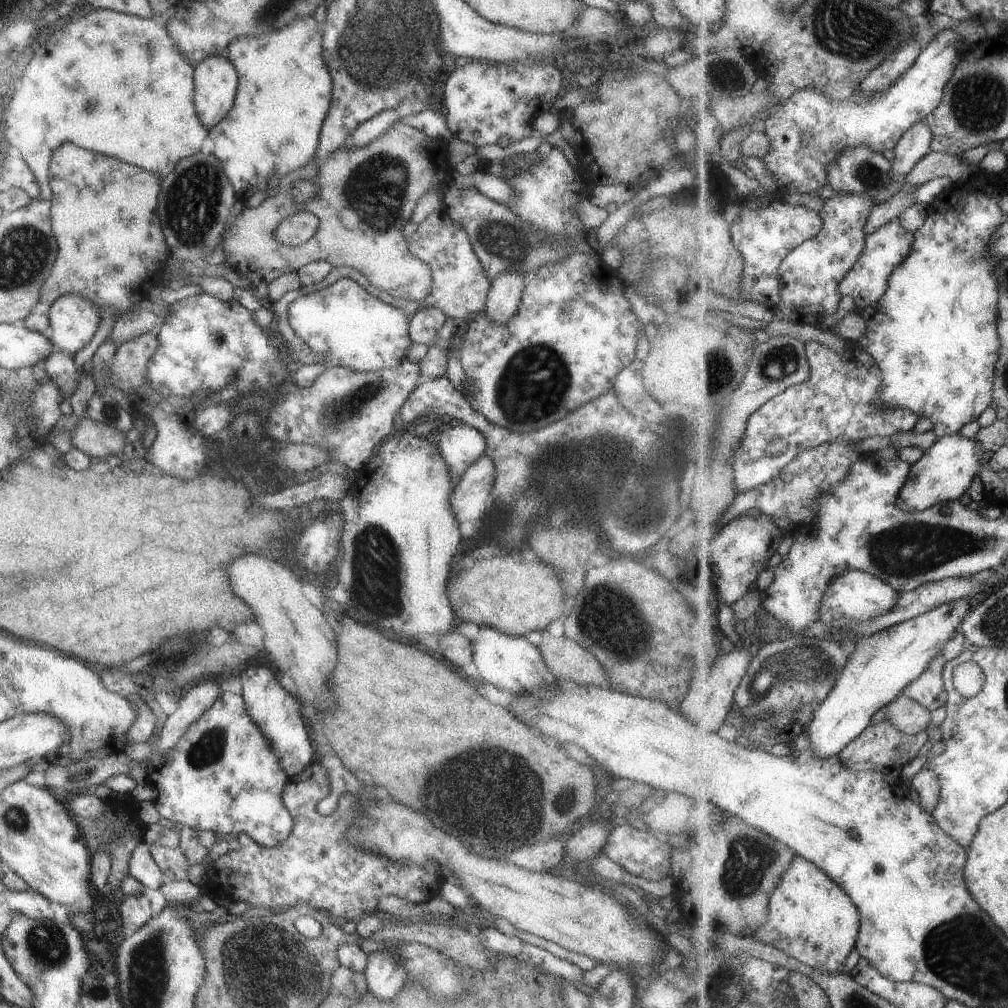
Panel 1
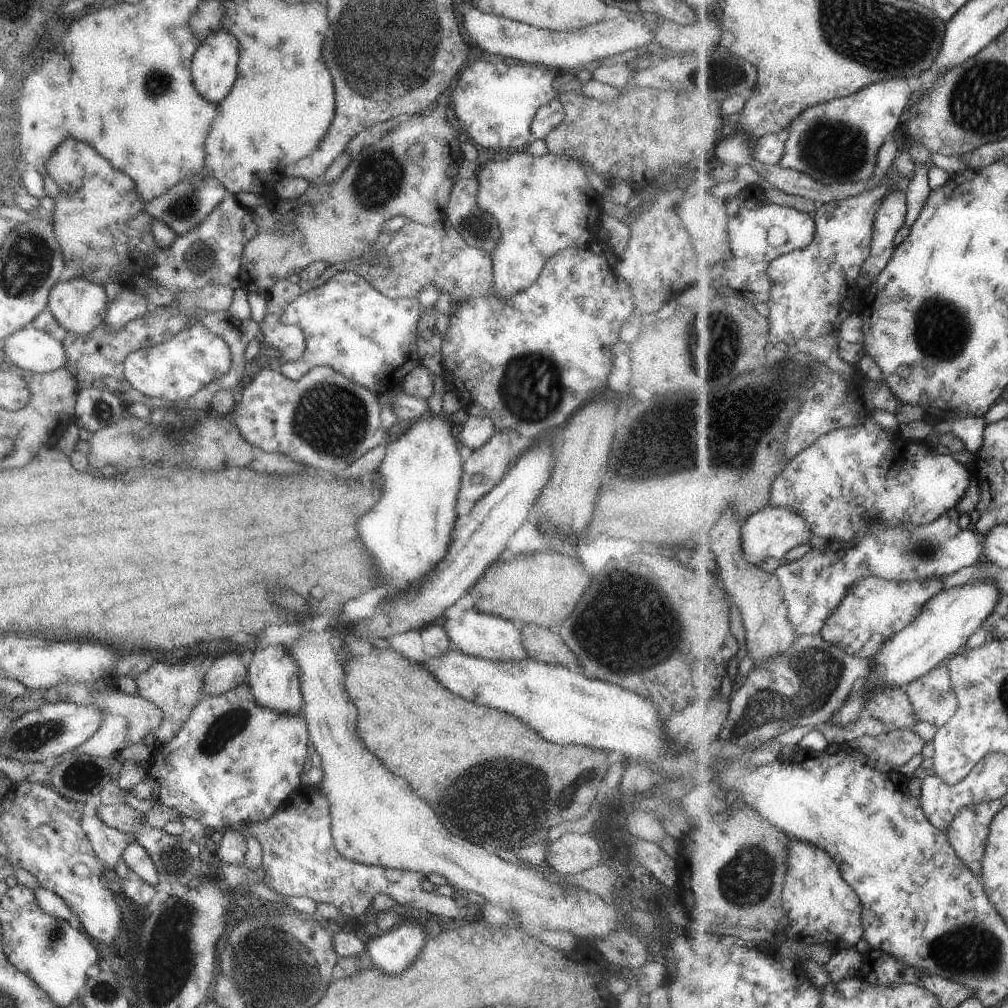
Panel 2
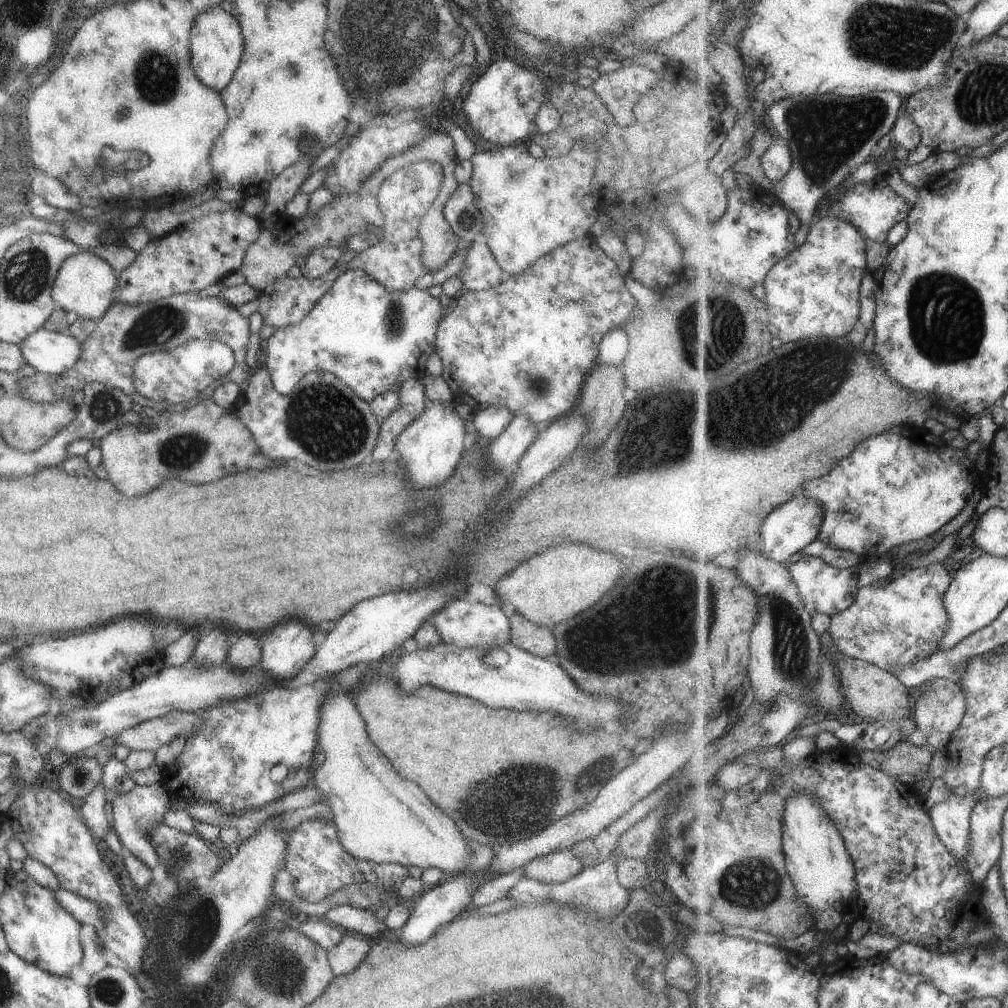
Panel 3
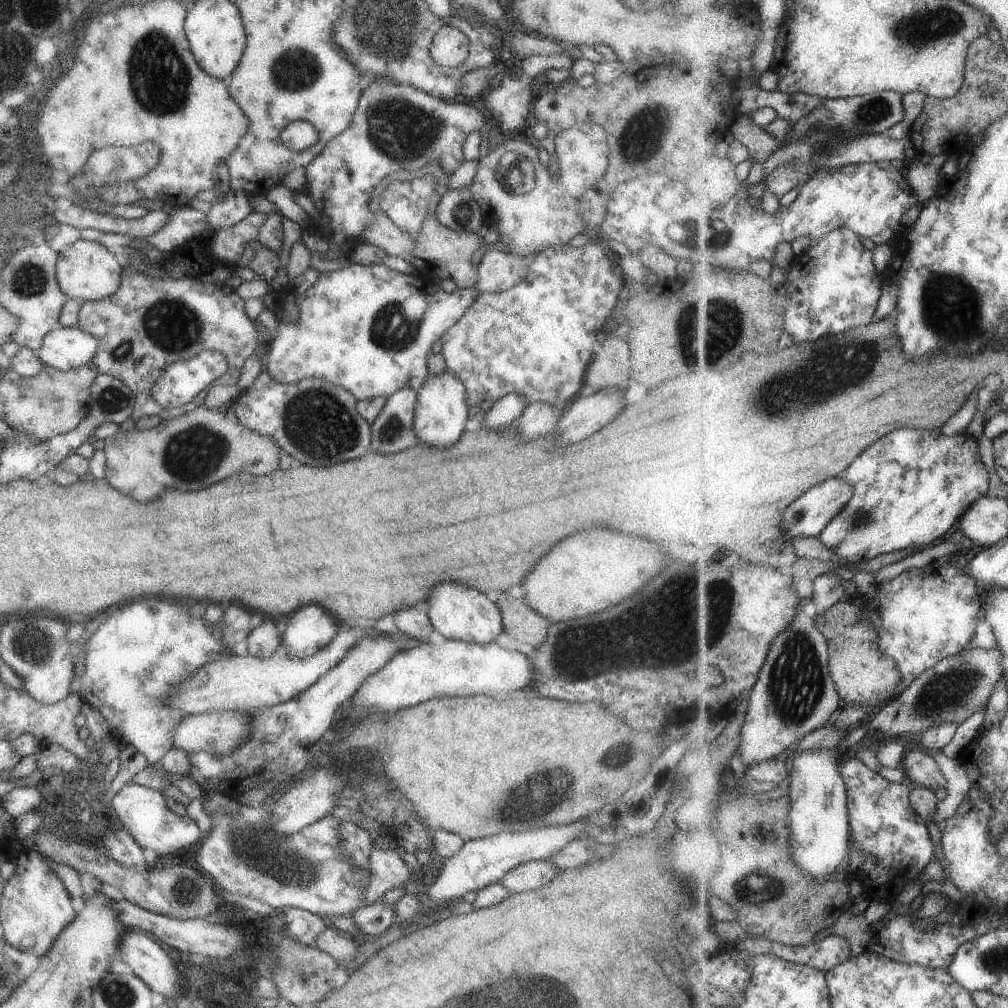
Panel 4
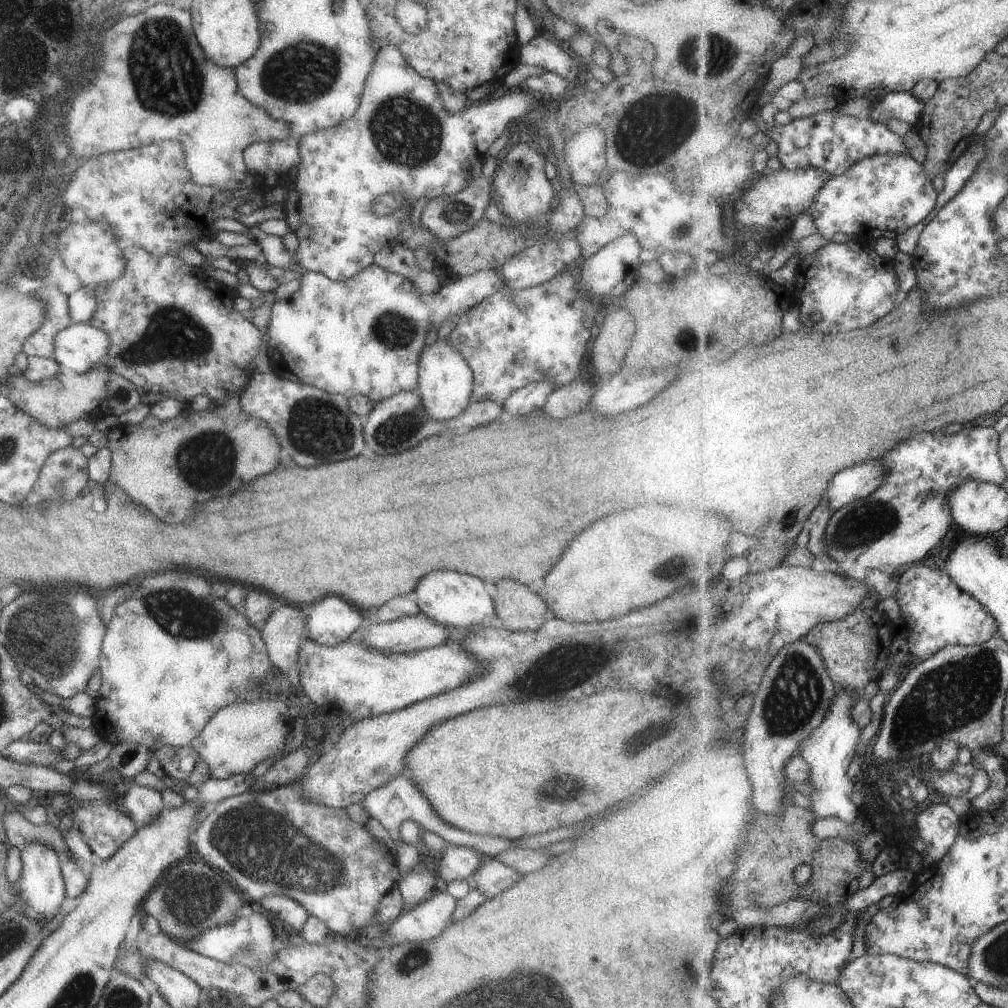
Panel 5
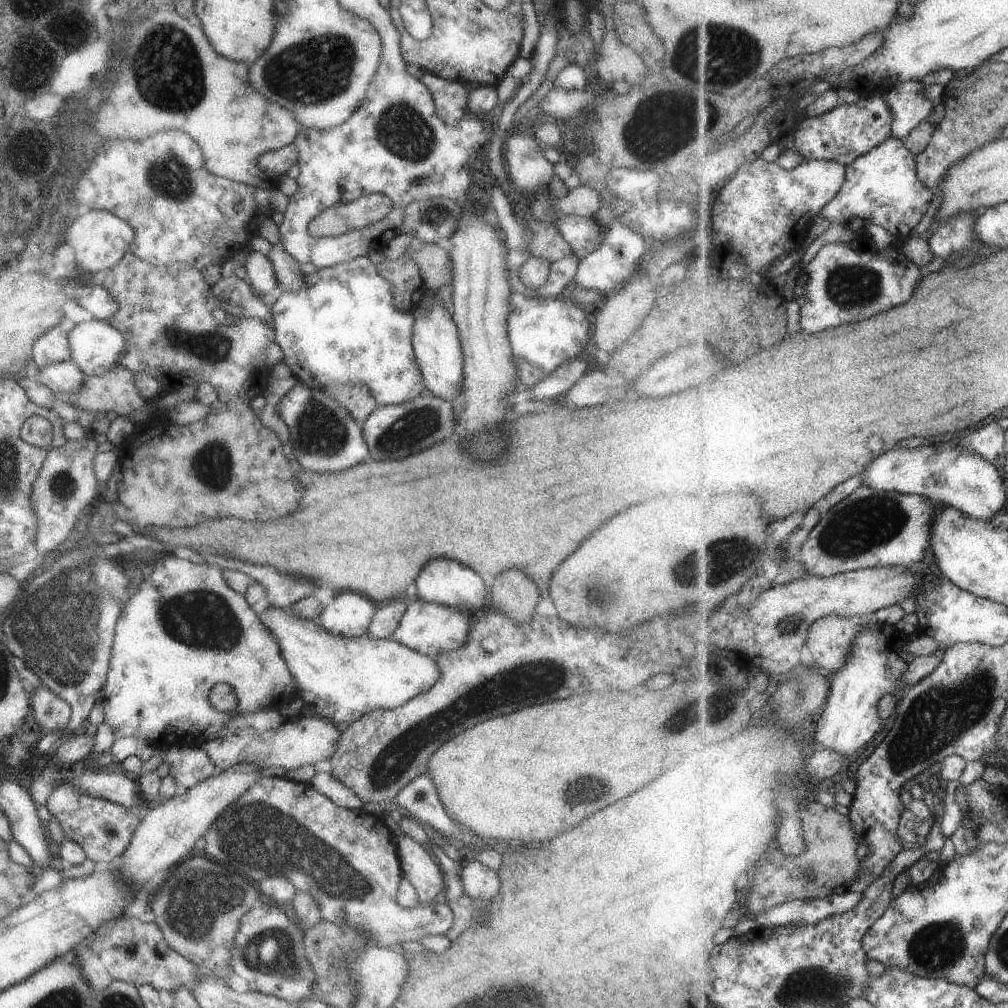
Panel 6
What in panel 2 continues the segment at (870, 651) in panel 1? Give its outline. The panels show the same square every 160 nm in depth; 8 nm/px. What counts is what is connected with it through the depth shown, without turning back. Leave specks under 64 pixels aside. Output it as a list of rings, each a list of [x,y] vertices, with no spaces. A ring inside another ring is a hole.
[[[981,582],[947,592],[942,591],[938,596],[931,598],[931,601],[923,606],[919,617],[911,620],[907,628],[895,632],[881,646],[879,653],[871,658],[875,666],[871,676],[859,681],[843,708],[829,722],[837,724],[837,728],[845,728],[851,722],[857,722],[866,713],[867,700],[871,700],[875,694],[885,688],[906,688],[911,682],[929,675],[935,668],[960,653],[967,647],[970,639],[982,629],[987,618],[994,614],[1000,597],[999,590],[993,584],[989,586],[987,582]]]

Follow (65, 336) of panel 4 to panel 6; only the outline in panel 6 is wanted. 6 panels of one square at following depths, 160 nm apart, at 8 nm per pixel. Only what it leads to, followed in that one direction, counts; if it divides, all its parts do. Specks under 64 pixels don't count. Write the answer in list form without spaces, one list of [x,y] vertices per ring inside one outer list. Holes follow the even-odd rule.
[[[89,320],[75,324],[67,332],[69,362],[82,374],[103,374],[107,372],[126,346],[126,340],[109,324]]]

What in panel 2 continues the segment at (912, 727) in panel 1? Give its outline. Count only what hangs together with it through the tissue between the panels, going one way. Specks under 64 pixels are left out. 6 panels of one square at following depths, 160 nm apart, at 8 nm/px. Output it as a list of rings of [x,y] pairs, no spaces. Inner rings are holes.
[[[904,687],[885,688],[885,690],[881,690],[871,700],[867,700],[866,712],[875,719],[885,722],[890,729],[911,729],[920,720]]]

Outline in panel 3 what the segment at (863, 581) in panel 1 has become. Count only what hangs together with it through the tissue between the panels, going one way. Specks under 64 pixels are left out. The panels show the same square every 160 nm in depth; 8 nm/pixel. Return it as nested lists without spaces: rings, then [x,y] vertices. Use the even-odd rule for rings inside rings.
[[[936,562],[914,570],[894,570],[889,578],[862,584],[853,606],[830,621],[829,634],[835,646],[847,658],[857,658],[887,671],[930,658],[940,651],[939,642],[950,626],[943,598],[954,580],[952,572],[951,566]]]

